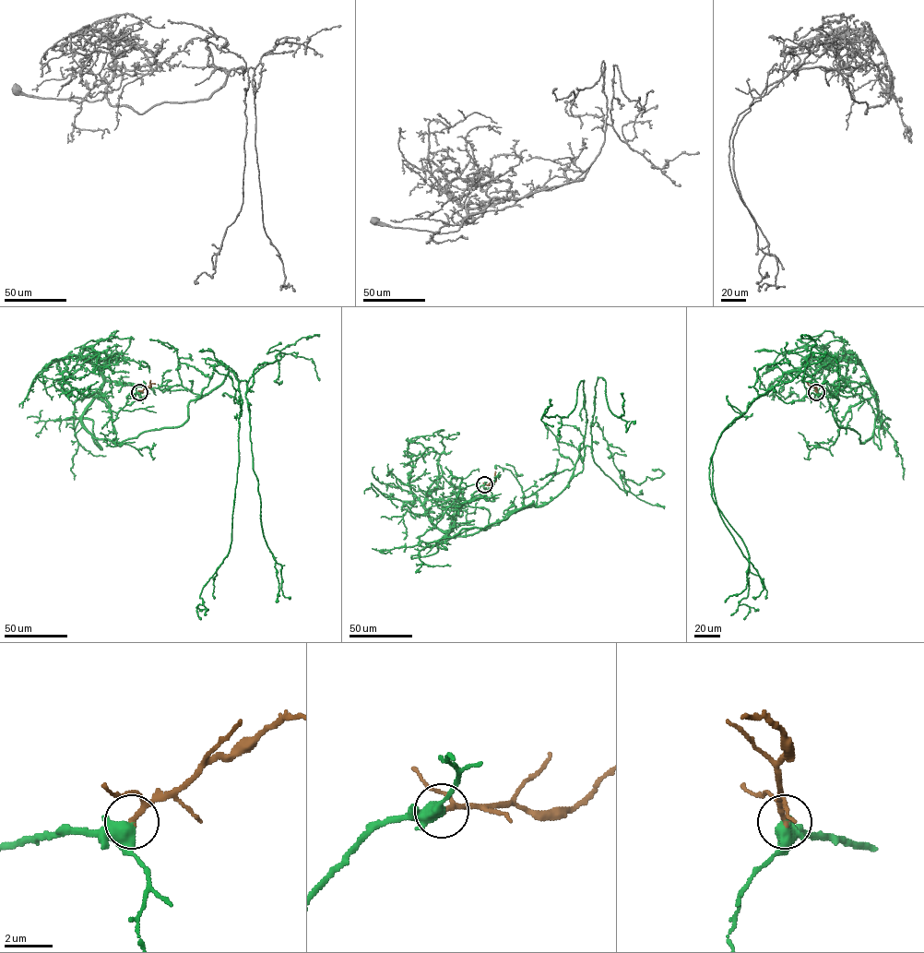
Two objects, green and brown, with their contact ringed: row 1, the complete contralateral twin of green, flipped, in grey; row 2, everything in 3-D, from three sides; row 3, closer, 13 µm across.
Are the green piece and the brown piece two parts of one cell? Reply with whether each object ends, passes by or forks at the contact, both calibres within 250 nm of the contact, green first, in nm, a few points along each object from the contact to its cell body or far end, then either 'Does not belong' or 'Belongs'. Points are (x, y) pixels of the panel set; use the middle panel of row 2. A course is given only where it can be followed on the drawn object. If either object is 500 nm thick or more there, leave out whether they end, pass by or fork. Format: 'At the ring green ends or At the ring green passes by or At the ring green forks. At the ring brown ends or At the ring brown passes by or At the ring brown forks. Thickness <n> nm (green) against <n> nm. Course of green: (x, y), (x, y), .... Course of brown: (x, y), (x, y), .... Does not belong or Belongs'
At the ring green forks. At the ring brown passes by. Thickness 360 nm (green) against 160 nm. Course of green: (484, 484), (456, 510), (442, 542), (555, 497), (585, 446), (592, 450), (598, 377), (617, 417), (621, 393). Course of brown: (484, 484), (491, 484), (496, 481), (495, 471). Belongs

